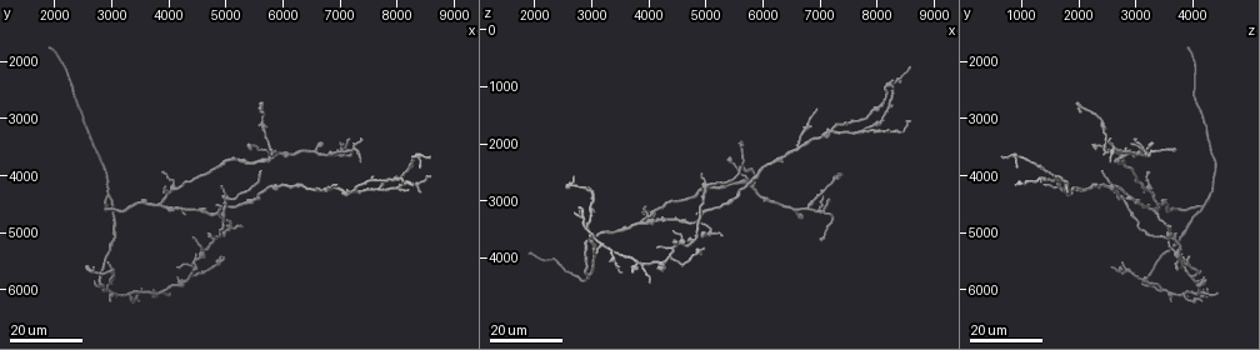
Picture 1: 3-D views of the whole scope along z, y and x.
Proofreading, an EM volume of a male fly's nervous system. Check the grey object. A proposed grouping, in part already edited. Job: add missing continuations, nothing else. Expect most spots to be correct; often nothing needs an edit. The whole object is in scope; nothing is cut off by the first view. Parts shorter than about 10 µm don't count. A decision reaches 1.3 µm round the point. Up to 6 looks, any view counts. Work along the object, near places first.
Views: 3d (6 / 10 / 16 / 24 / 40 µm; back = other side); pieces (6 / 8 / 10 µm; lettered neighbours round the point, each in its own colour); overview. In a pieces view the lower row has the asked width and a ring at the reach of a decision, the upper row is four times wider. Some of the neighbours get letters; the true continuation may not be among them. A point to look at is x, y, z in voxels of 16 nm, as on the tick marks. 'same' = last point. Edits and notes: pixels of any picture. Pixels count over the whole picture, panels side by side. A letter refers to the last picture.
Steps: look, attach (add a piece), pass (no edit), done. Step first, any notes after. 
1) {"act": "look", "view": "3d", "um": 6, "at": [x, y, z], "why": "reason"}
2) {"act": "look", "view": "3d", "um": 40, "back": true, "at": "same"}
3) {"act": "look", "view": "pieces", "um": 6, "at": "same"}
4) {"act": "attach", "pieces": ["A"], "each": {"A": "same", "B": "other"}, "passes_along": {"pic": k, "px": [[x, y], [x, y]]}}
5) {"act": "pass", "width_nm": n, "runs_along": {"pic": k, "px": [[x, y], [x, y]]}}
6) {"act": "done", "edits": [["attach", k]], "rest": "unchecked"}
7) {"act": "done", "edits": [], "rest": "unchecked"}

{"act": "look", "view": "3d", "um": 24, "at": [7050, 3500, 3700], "why": "end of a long branch"}

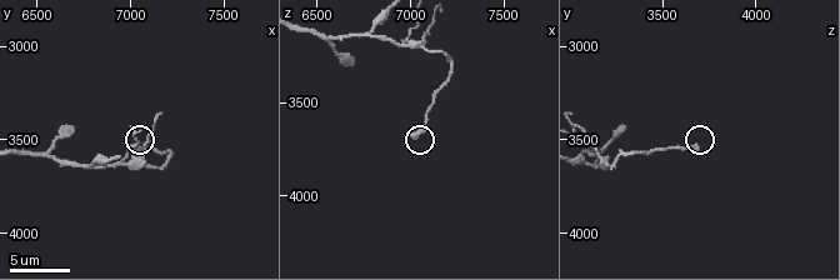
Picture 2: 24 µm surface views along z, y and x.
{"act": "look", "view": "pieces", "um": 10, "at": [7020, 3560, 3680]}

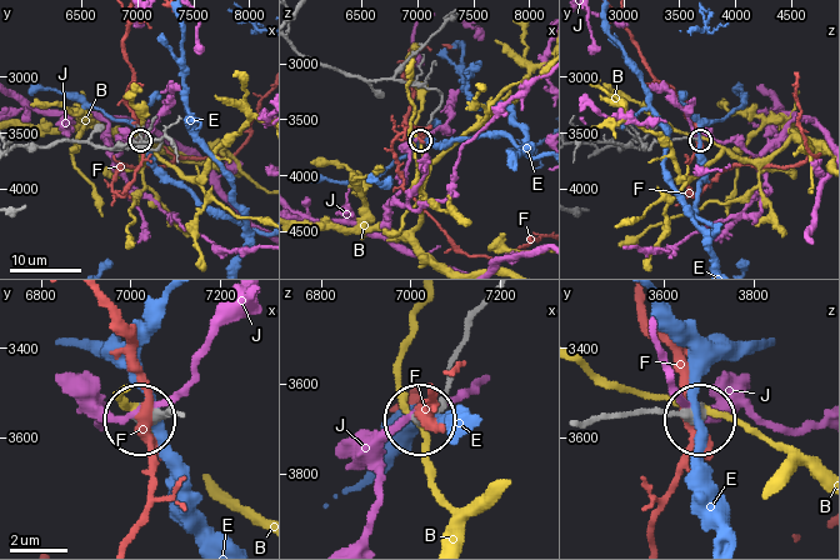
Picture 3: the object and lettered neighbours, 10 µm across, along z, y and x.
{"act": "pass", "each": {"B": "other", "E": "other", "F": "other", "J": "other"}, "runs_along": {"pic": 3, "px": [[488, 305], [456, 356], [449, 385], [419, 418]]}, "found": "no lettered piece goes on from it"}

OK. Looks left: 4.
{"act": "look", "view": "3d", "um": 16, "at": [5600, 3900, 2400], "why": "an open end"}

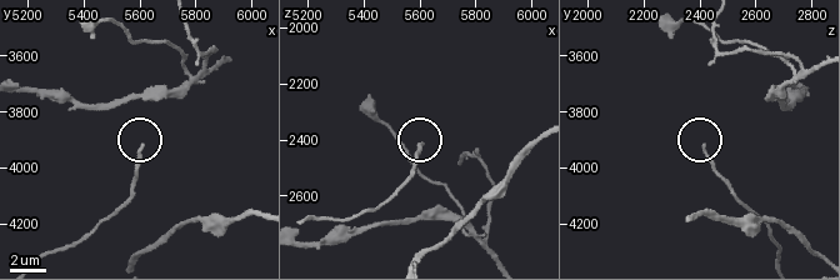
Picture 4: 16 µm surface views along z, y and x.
{"act": "look", "view": "pieces", "um": 8, "at": [5610, 3930, 2420]}

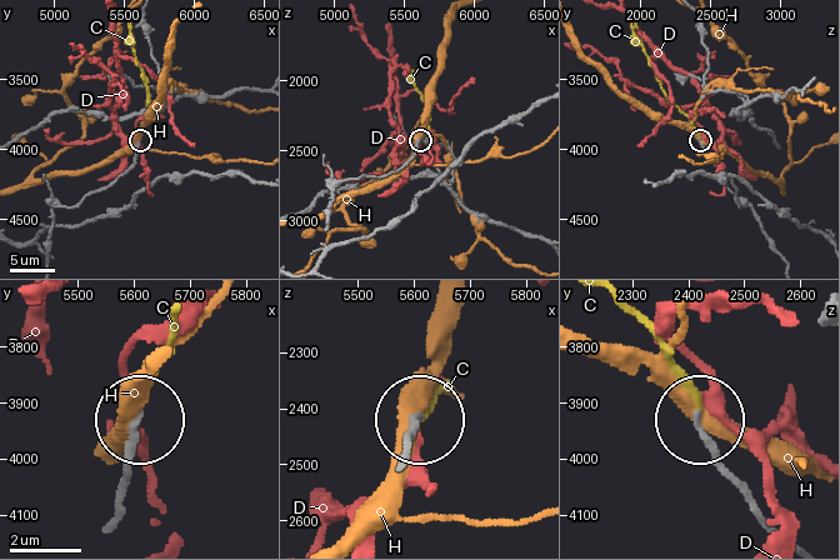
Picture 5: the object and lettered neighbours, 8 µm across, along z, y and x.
{"act": "attach", "pieces": ["C"], "each": {"C": "same", "D": "other", "H": "other"}, "passes_along": {"pic": 5, "px": [[398, 463], [413, 421], [440, 394]]}, "found": "the cell continues"}

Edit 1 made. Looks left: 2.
{"act": "done", "edits": [["attach", 5]], "rest": "unchecked"}

